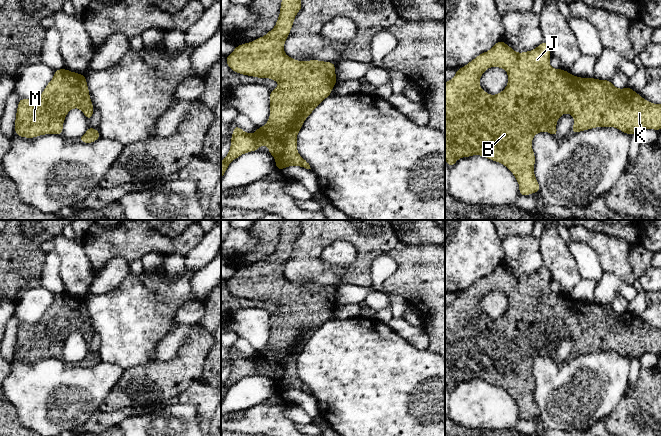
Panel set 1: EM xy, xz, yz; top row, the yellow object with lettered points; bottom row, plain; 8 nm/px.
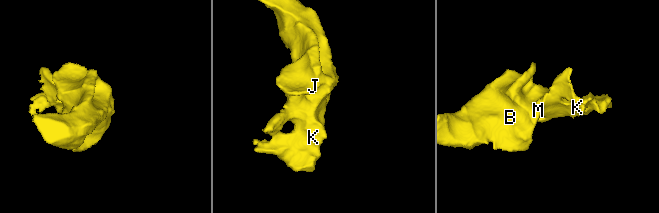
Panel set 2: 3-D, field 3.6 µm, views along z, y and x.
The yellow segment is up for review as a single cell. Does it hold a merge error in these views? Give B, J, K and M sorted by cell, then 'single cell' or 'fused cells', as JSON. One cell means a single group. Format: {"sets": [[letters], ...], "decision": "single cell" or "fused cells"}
{"sets": [["B", "J", "K", "M"]], "decision": "single cell"}

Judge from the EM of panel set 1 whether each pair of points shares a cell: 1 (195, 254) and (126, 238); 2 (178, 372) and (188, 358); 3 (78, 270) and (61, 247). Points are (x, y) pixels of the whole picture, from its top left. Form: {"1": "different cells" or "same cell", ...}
{"1": "different cells", "2": "same cell", "3": "same cell"}

